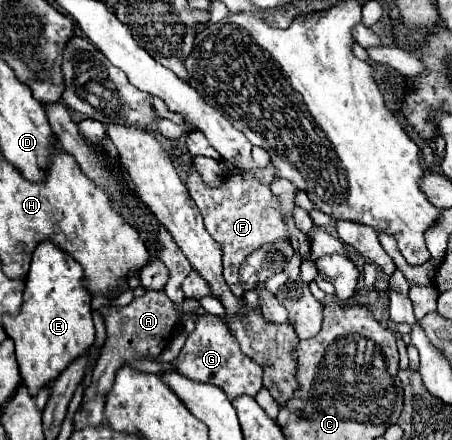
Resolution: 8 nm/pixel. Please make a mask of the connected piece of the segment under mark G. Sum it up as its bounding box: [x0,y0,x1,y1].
[175,314,263,400]

